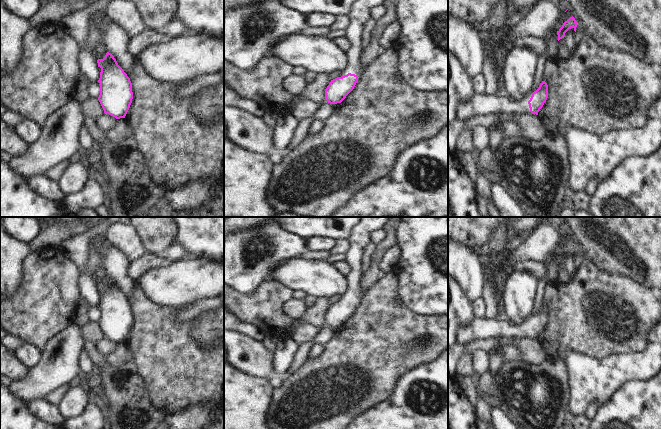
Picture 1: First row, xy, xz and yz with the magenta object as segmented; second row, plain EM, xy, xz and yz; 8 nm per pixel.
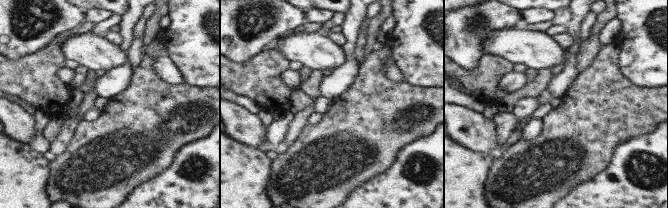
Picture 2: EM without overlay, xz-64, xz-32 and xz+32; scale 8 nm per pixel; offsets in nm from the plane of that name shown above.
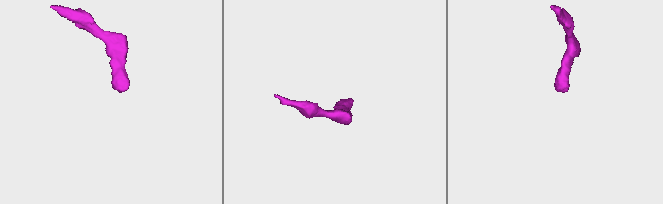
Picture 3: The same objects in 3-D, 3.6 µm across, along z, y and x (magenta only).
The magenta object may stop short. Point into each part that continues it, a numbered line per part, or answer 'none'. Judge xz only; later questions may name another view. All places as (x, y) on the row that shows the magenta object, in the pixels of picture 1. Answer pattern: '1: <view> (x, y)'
1: xz (359, 13)

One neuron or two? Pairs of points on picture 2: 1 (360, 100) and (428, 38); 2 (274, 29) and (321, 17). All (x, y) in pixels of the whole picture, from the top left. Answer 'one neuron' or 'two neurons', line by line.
1: two neurons
2: two neurons

